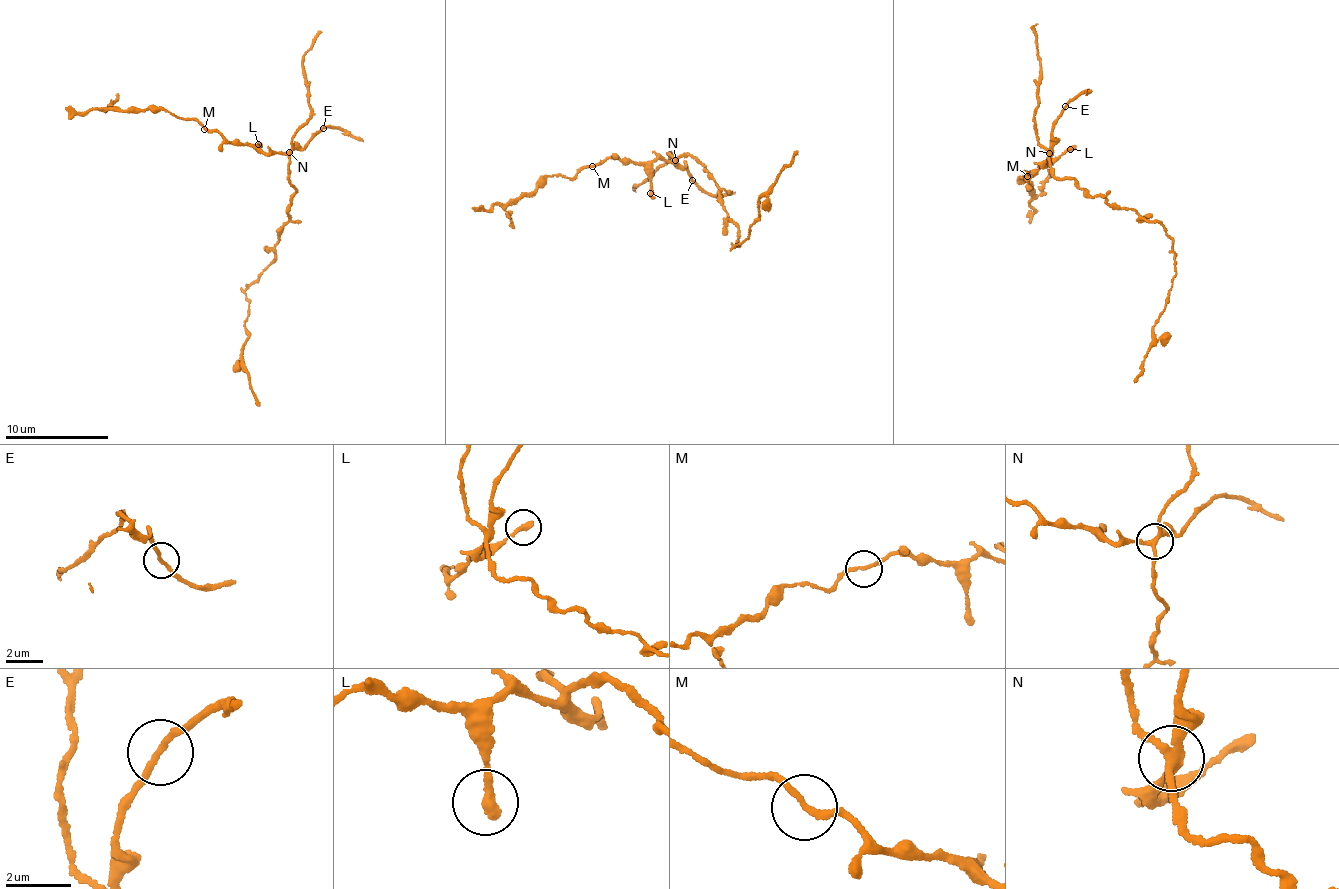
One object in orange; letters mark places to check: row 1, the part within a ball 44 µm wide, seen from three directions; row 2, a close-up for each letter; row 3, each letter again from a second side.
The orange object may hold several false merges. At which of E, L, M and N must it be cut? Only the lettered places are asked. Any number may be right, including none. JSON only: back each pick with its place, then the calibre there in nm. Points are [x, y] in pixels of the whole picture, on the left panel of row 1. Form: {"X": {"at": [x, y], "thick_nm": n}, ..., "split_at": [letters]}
{"M": {"at": [204, 129], "thick_nm": 190}, "N": {"at": [289, 152], "thick_nm": 280}, "split_at": ["M", "N"]}

